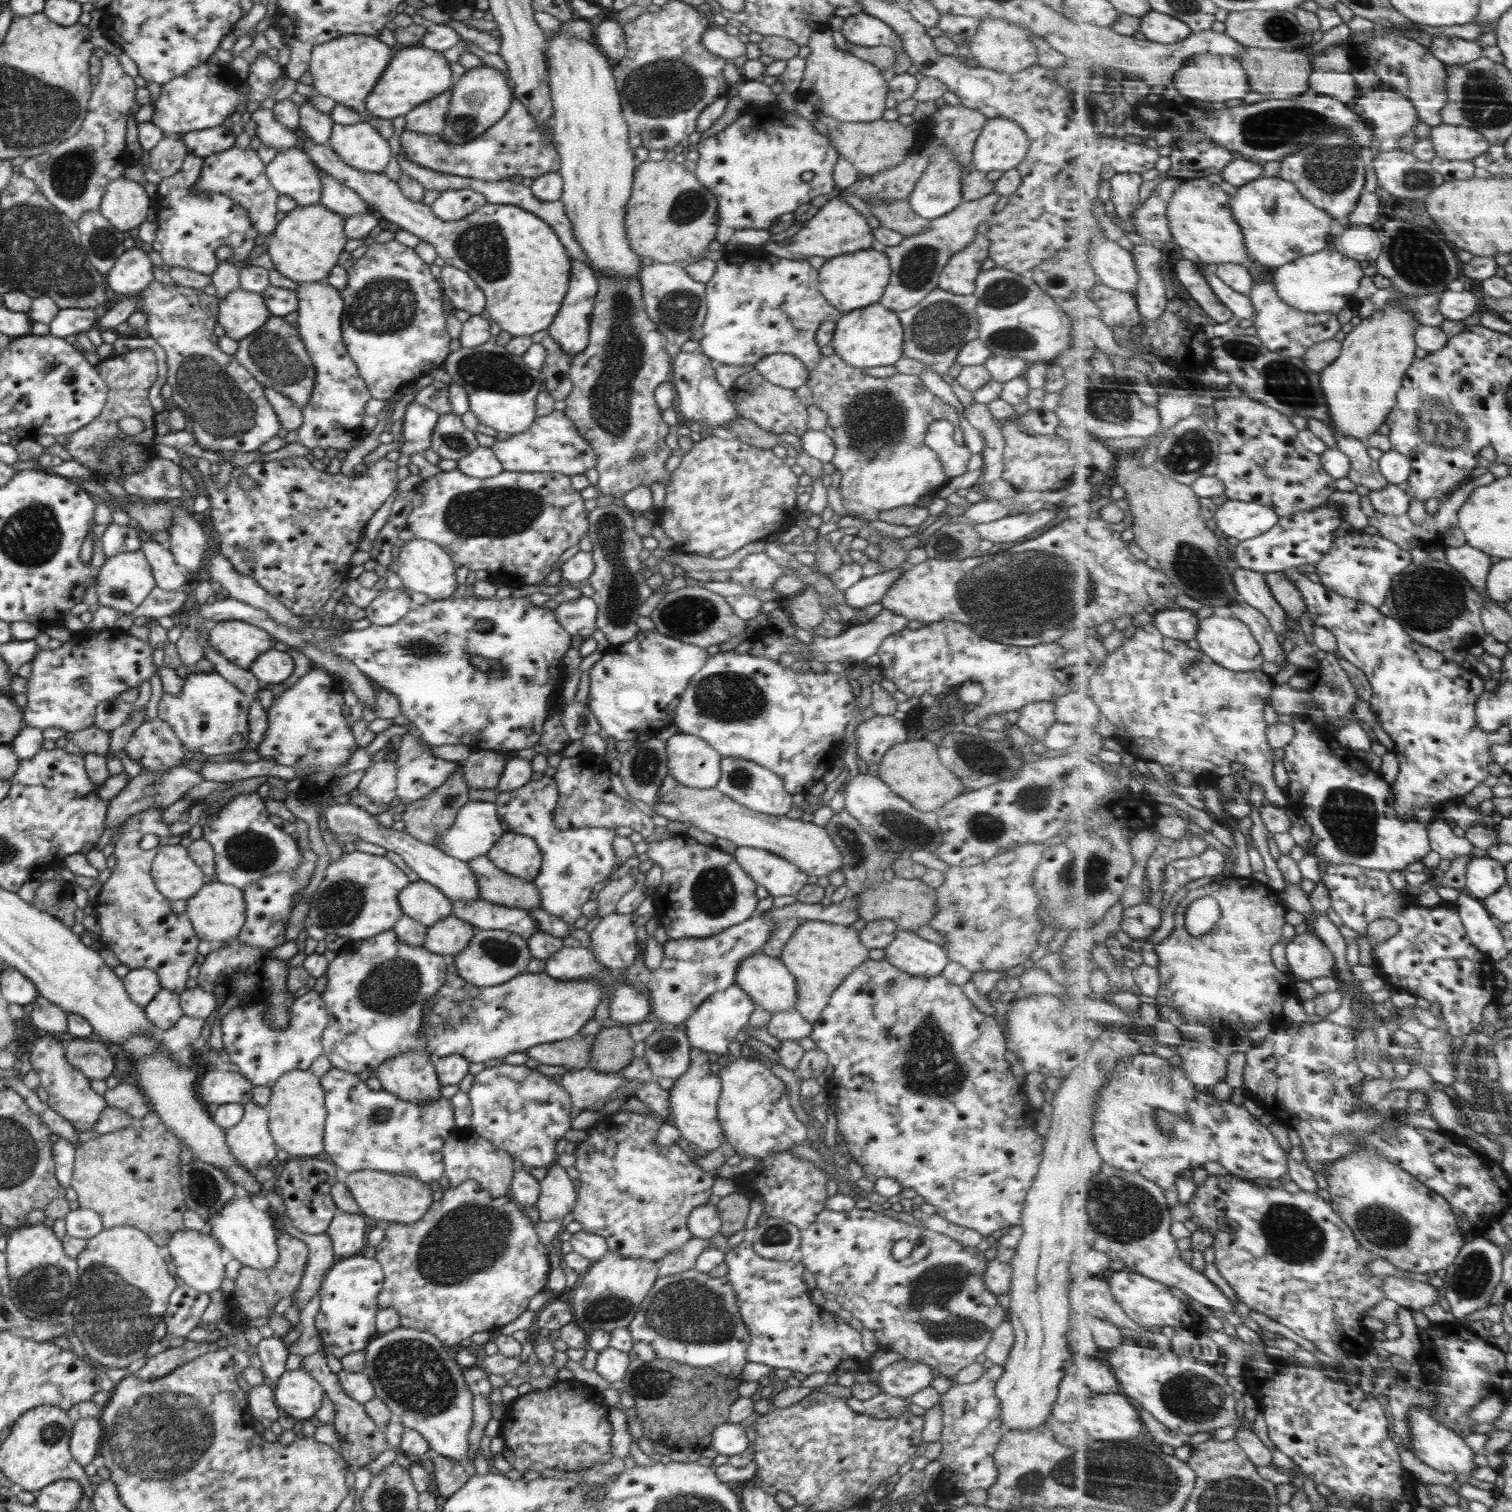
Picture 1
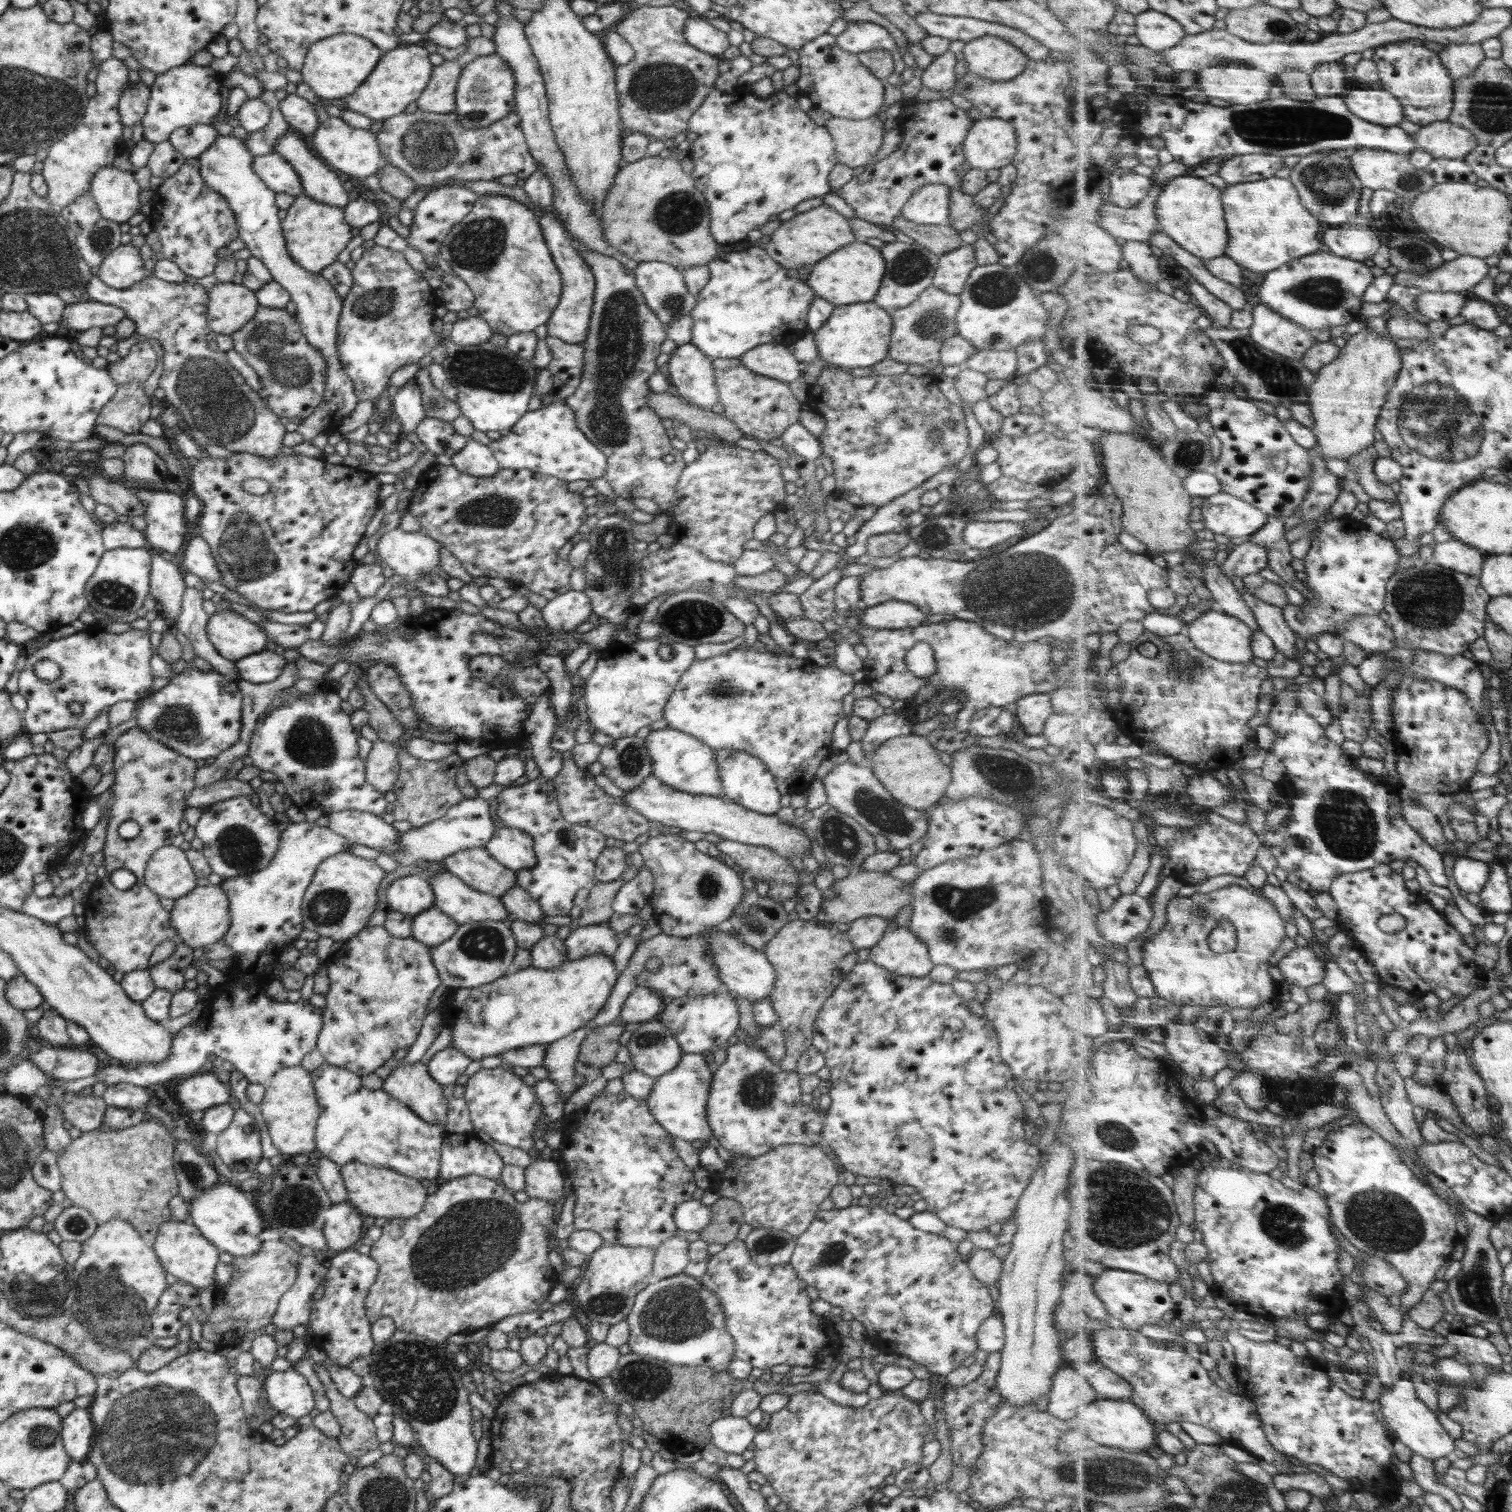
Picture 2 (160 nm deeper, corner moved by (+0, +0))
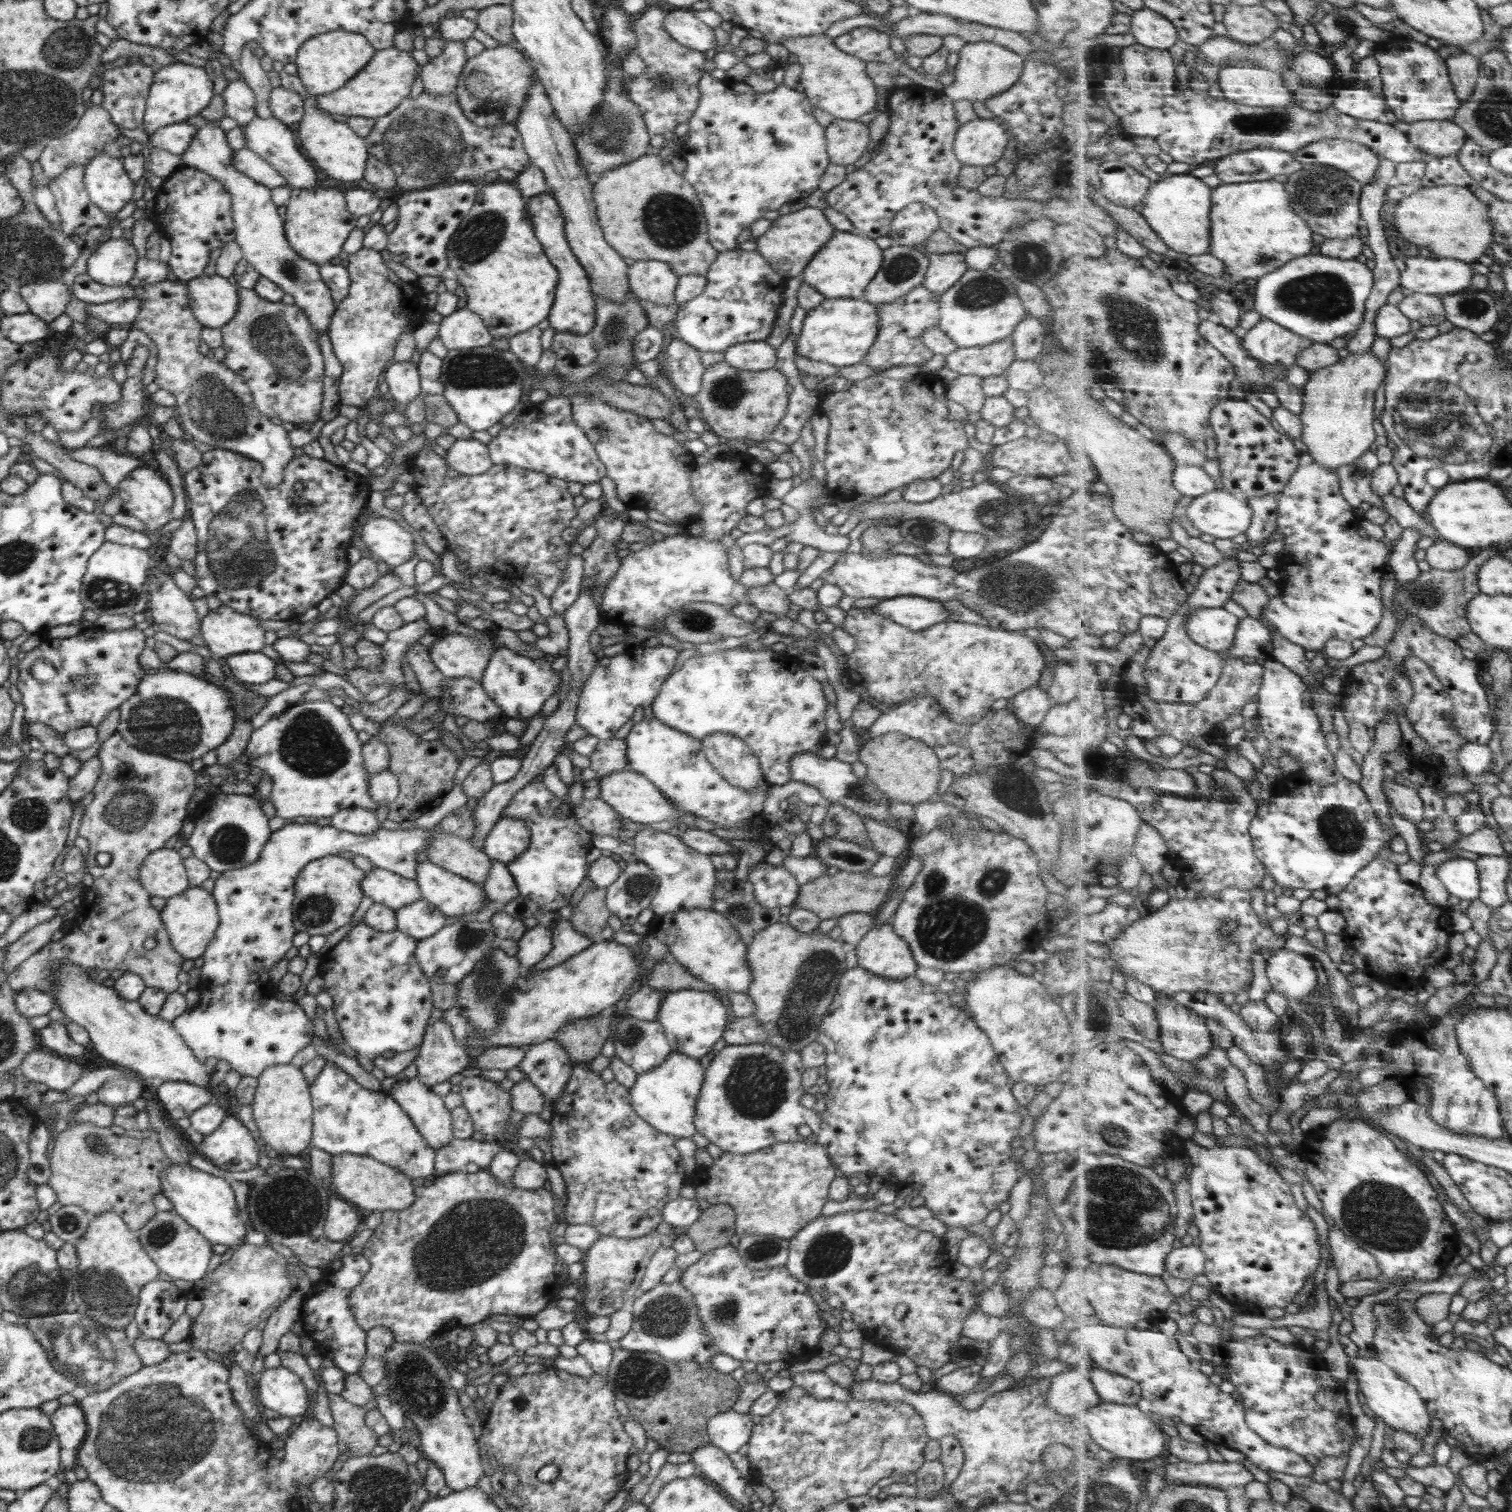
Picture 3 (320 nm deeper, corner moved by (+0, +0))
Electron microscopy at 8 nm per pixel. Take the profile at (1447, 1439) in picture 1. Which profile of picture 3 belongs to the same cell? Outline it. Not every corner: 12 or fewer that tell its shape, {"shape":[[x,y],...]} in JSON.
{"shape":[[1370,1349],[1349,1366],[1376,1415],[1419,1439],[1432,1432],[1425,1397]]}

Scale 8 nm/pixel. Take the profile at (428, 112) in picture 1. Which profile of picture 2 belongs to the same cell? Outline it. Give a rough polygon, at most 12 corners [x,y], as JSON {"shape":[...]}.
{"shape":[[445,60],[432,69],[417,98],[427,113],[454,113],[464,61]]}

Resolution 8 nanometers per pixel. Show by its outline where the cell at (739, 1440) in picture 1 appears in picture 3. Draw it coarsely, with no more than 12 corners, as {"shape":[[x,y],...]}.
{"shape":[[732,1410],[707,1422],[709,1442],[726,1454],[749,1441],[750,1414]]}

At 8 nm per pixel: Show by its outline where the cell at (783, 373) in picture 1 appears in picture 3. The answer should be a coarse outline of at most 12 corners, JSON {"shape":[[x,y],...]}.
{"shape":[[766,341],[729,346],[725,361],[740,370],[775,368],[776,347]]}

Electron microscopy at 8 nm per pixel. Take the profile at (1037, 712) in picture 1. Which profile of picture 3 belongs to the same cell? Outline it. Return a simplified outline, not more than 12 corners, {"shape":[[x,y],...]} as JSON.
{"shape":[[1045,689],[1018,691],[1009,708],[1039,730],[1052,704]]}

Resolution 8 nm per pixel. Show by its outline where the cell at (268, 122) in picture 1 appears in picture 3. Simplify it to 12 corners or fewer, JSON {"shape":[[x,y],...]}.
{"shape":[[229,81],[221,95],[226,116],[246,126],[258,118],[254,91]]}

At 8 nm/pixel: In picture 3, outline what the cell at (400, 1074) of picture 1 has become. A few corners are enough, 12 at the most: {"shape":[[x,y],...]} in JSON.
{"shape":[[418,1078],[387,1094],[434,1151],[454,1138],[444,1098]]}

